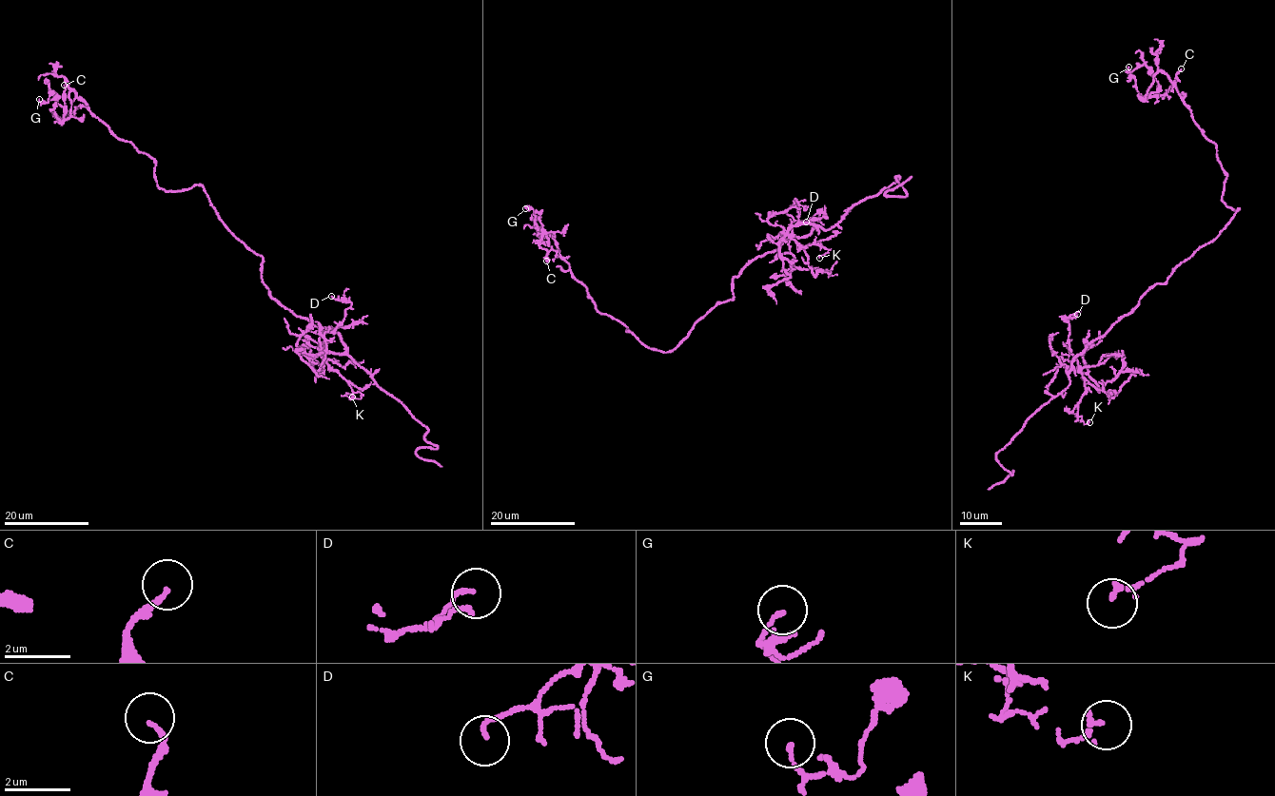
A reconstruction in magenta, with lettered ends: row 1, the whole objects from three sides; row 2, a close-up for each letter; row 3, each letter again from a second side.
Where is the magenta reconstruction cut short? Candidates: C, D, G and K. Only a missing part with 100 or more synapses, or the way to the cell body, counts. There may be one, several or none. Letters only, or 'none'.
none

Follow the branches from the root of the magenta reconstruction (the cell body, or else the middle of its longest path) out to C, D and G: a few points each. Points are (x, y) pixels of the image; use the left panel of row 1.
C: (242, 241), (202, 185), (159, 186), (155, 160), (73, 91), (71, 114), (57, 118), (64, 85)
D: (242, 241), (264, 259), (272, 298), (314, 326), (297, 345), (307, 357), (351, 305), (331, 296)
G: (242, 241), (202, 185), (159, 186), (155, 160), (113, 134), (73, 91), (66, 119), (56, 95), (39, 99)

